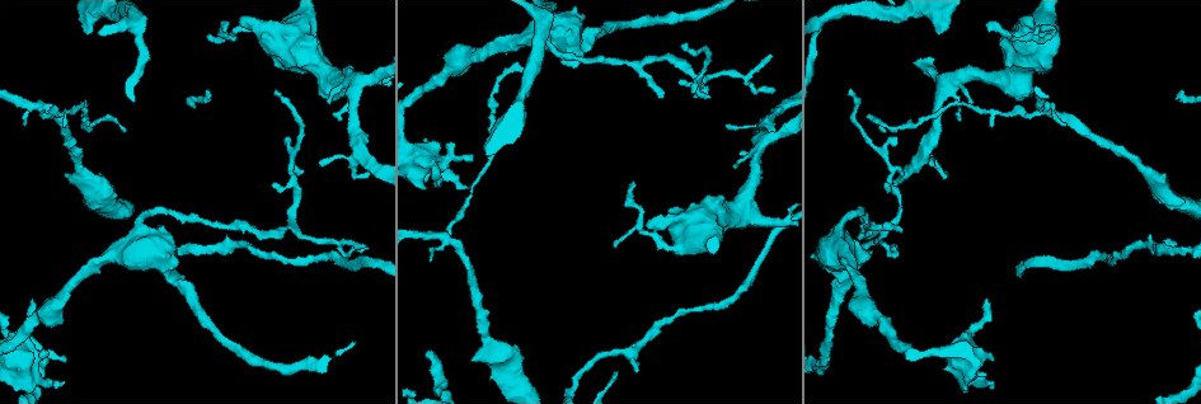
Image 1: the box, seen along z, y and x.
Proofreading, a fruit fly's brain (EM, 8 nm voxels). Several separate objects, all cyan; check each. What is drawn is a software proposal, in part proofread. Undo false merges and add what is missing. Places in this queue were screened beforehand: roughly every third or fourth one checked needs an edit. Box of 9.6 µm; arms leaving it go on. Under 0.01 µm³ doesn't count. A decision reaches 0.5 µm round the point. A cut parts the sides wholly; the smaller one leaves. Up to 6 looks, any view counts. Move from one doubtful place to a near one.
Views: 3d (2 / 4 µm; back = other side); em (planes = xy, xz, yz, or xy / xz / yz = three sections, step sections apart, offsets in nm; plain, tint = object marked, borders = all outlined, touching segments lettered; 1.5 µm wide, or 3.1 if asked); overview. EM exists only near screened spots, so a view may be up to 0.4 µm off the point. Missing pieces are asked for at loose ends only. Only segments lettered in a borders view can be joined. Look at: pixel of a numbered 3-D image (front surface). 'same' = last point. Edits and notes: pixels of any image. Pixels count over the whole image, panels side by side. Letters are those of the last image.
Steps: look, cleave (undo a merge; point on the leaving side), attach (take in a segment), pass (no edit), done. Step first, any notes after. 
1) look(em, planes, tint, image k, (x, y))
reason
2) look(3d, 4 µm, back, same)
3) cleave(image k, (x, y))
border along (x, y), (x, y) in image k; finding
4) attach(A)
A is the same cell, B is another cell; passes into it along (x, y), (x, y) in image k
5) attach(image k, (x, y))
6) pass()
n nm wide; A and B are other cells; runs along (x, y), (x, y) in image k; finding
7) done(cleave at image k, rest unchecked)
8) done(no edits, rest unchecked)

look(em, planes, borders, image 1, (727, 128))
an open end

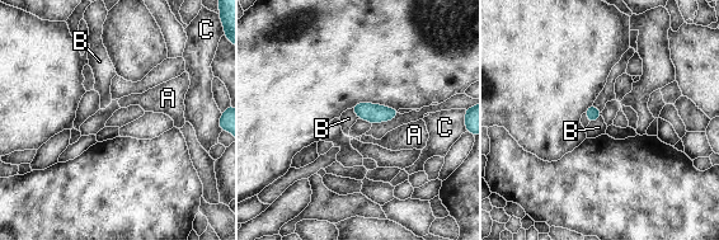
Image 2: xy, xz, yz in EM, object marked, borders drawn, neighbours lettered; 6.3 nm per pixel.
pass()
A, B and C are other cells; border along (601, 116), (588, 125) in image 2; no lettered segment goes on from it

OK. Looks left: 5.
look(3d, 4 µm, image 1, (636, 186))

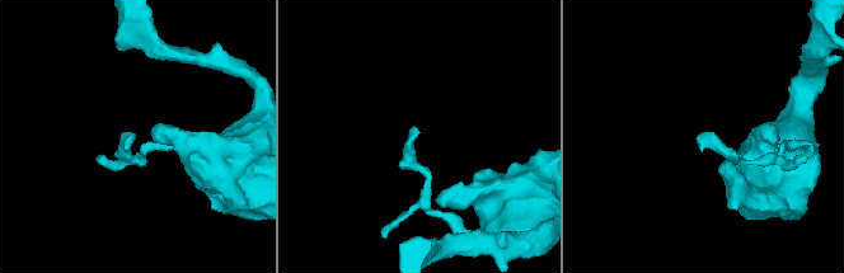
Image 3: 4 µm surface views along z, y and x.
look(em, planes, borders, image 3, (704, 135))
now the EM

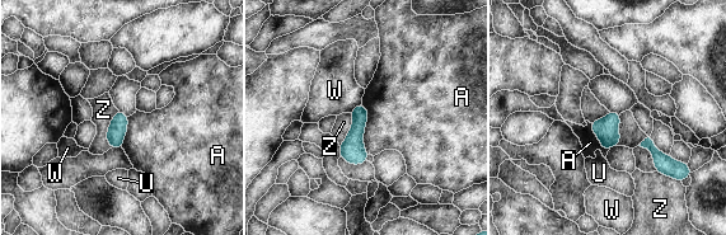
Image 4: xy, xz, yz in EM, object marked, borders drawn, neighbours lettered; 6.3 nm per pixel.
pass()
110 nm wide; A, U, W and Z are other cells; border along (118, 111), (106, 135), (109, 147) in image 4; none of them fits

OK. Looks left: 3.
look(em, 3.1 µm, planes, borders, image 1, (86, 33))

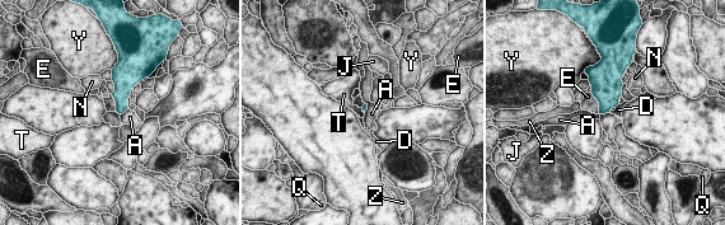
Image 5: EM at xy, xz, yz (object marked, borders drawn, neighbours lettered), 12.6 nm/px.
pass()
E touches over 300 nm; A, D, E, J, N, Q, T, Y and Z are other cells; none of them fits

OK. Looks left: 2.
done(no edits, rest unchecked)

